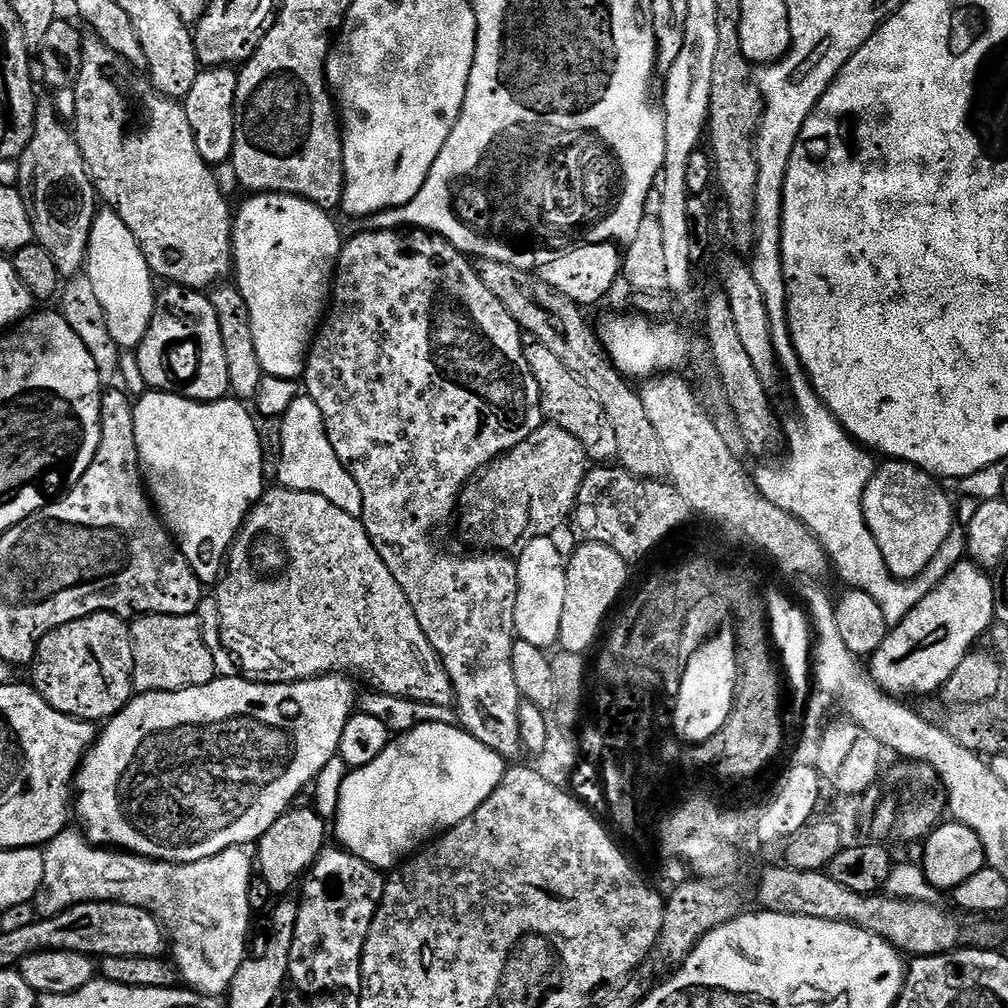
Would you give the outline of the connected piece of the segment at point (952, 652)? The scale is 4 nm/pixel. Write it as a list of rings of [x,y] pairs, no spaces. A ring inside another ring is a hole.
[[[971,562],[956,564],[940,580],[940,585],[931,592],[925,591],[922,602],[918,602],[916,608],[910,609],[902,618],[900,624],[895,625],[889,631],[888,637],[878,646],[878,650],[872,653],[870,663],[872,672],[870,679],[880,691],[893,698],[908,698],[917,692],[924,696],[927,692],[939,693],[944,684],[958,670],[958,662],[966,658],[966,654],[973,651],[976,639],[994,624],[995,602],[992,580],[987,571],[981,570]]]

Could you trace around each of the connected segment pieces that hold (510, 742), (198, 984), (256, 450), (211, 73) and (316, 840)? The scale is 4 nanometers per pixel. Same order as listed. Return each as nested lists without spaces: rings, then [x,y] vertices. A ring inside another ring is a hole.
[[[367,230],[353,240],[345,239],[340,249],[340,258],[334,264],[334,279],[330,284],[330,303],[326,315],[308,349],[308,362],[304,365],[302,377],[306,395],[318,406],[324,419],[324,429],[328,432],[330,446],[334,446],[334,454],[338,462],[354,478],[362,498],[360,516],[364,520],[363,535],[368,537],[376,555],[380,557],[383,571],[396,579],[398,587],[404,591],[403,599],[407,607],[417,615],[418,623],[425,632],[430,646],[442,663],[445,674],[449,676],[455,692],[454,712],[458,717],[459,727],[469,732],[478,742],[482,742],[498,755],[511,758],[522,752],[519,736],[519,708],[522,697],[515,686],[511,670],[511,652],[514,643],[510,631],[510,605],[515,601],[516,565],[504,554],[472,554],[476,556],[447,556],[436,549],[436,540],[432,535],[448,520],[448,504],[444,500],[436,500],[439,492],[448,492],[451,488],[463,489],[481,470],[488,467],[497,456],[503,456],[518,442],[526,442],[534,430],[542,423],[540,411],[540,387],[524,357],[525,341],[520,328],[510,318],[510,314],[486,290],[480,281],[480,273],[471,268],[469,257],[452,247],[447,240],[441,240],[435,234],[423,230]]]
[[[65,830],[56,835],[49,844],[43,845],[44,854],[44,877],[42,878],[42,886],[34,901],[34,907],[41,917],[53,916],[62,910],[66,910],[75,904],[82,902],[90,902],[91,900],[115,900],[118,904],[129,904],[134,908],[141,908],[149,912],[151,916],[156,917],[161,924],[164,925],[167,935],[170,937],[170,956],[176,959],[174,968],[178,973],[181,981],[185,980],[187,987],[195,992],[197,997],[204,996],[220,996],[223,997],[230,985],[234,982],[234,974],[238,974],[238,970],[242,966],[242,962],[246,959],[244,952],[248,948],[248,923],[252,920],[252,900],[248,897],[248,891],[252,888],[252,876],[254,880],[254,860],[247,856],[243,847],[228,848],[222,854],[214,854],[214,858],[202,858],[202,862],[190,862],[189,864],[166,864],[159,860],[146,860],[143,856],[134,856],[125,854],[119,850],[109,850],[104,846],[89,844],[83,839],[80,840],[76,836],[71,836],[71,831]]]
[[[148,390],[145,393],[140,401],[135,401],[132,418],[146,491],[161,524],[168,529],[168,535],[180,549],[185,562],[192,567],[192,573],[201,585],[215,585],[222,576],[222,565],[244,519],[251,512],[253,503],[266,491],[264,448],[260,445],[256,424],[244,409],[247,407],[236,398],[201,402],[176,396],[173,392]]]
[[[229,65],[203,69],[200,72],[197,77],[193,77],[191,84],[183,93],[182,107],[186,114],[186,122],[190,122],[197,154],[209,166],[219,166],[227,163],[232,154],[232,143],[234,142],[232,107],[236,97],[230,94],[229,90],[236,88],[239,73]],[[224,88],[228,88],[228,92]]]
[[[293,806],[281,814],[278,822],[266,830],[266,834],[258,841],[260,860],[258,856],[258,876],[264,879],[264,884],[272,892],[288,894],[292,887],[316,863],[320,853],[324,851],[324,820],[310,808]]]

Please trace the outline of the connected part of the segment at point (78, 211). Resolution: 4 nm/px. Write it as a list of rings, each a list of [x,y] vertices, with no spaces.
[[[37,103],[33,136],[18,165],[18,191],[28,207],[35,243],[48,251],[61,277],[72,276],[86,264],[88,235],[98,211],[98,193],[84,166],[75,135],[57,116],[51,103]]]

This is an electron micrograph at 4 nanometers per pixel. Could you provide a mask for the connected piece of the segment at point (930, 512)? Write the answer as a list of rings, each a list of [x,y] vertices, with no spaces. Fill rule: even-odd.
[[[889,459],[868,476],[864,490],[864,522],[884,559],[890,575],[901,582],[912,582],[932,564],[940,547],[948,540],[954,525],[954,504],[940,492],[928,473],[901,460]]]

